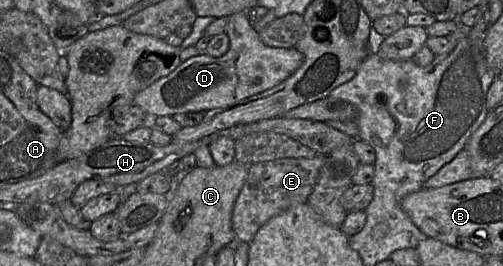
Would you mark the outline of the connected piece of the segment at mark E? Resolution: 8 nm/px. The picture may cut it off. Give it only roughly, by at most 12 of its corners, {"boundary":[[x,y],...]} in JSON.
{"boundary":[[326,155],[249,165],[232,212],[250,243],[307,203]]}

